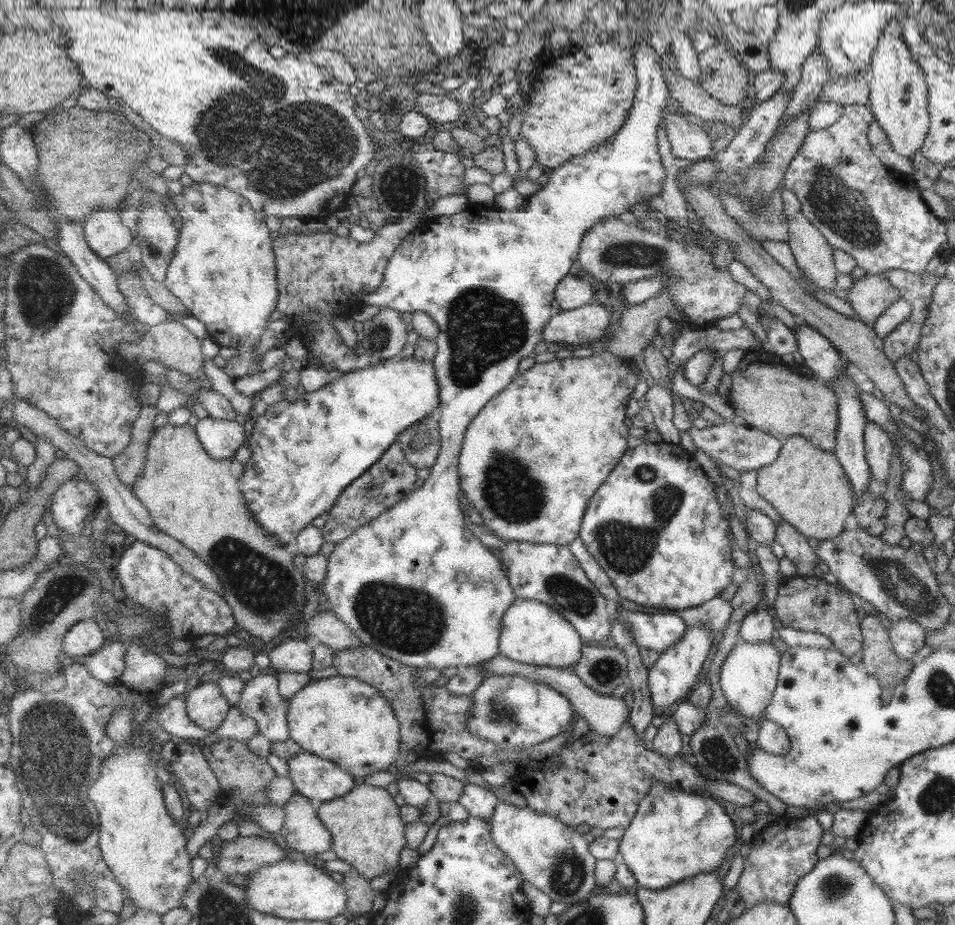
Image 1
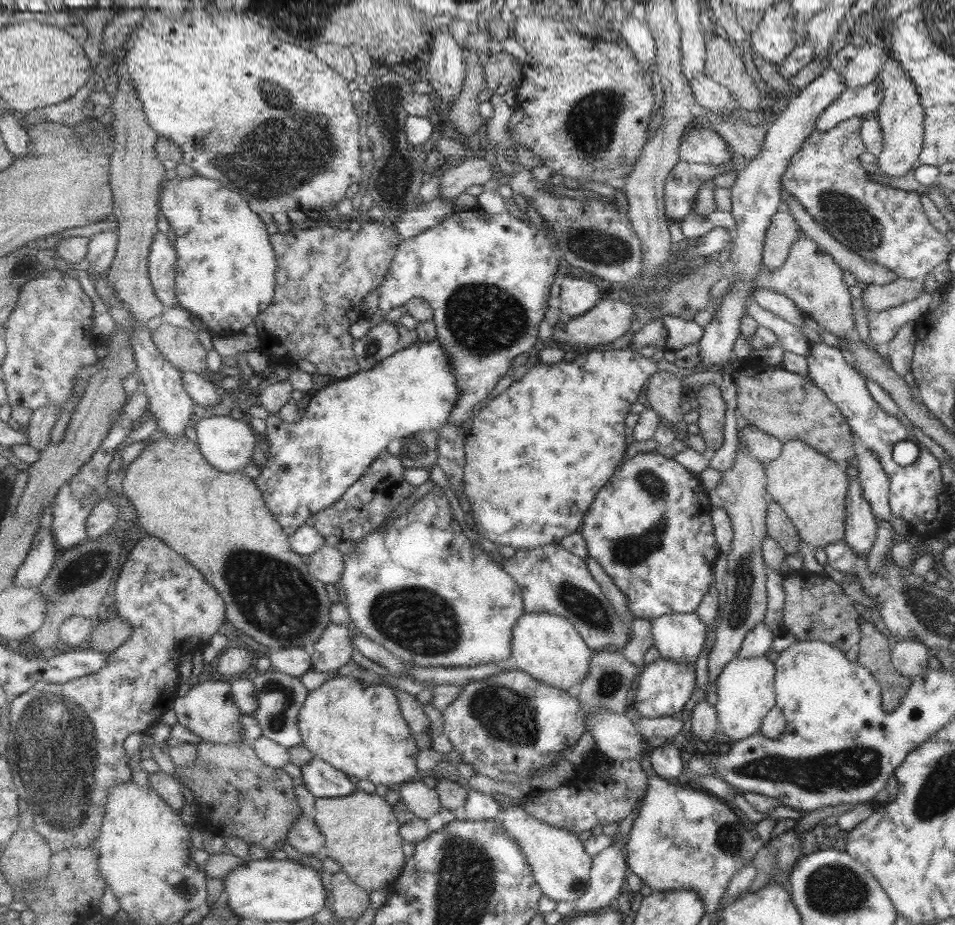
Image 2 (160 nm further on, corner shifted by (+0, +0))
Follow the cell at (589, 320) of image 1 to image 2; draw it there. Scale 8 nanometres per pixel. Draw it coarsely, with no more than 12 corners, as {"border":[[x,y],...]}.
{"border":[[604,297],[551,341],[583,350],[629,334],[635,310]]}

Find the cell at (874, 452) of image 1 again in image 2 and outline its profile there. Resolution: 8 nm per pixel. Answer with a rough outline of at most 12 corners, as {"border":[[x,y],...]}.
{"border":[[860,448],[855,458],[863,498],[889,520],[889,479],[879,459]]}

